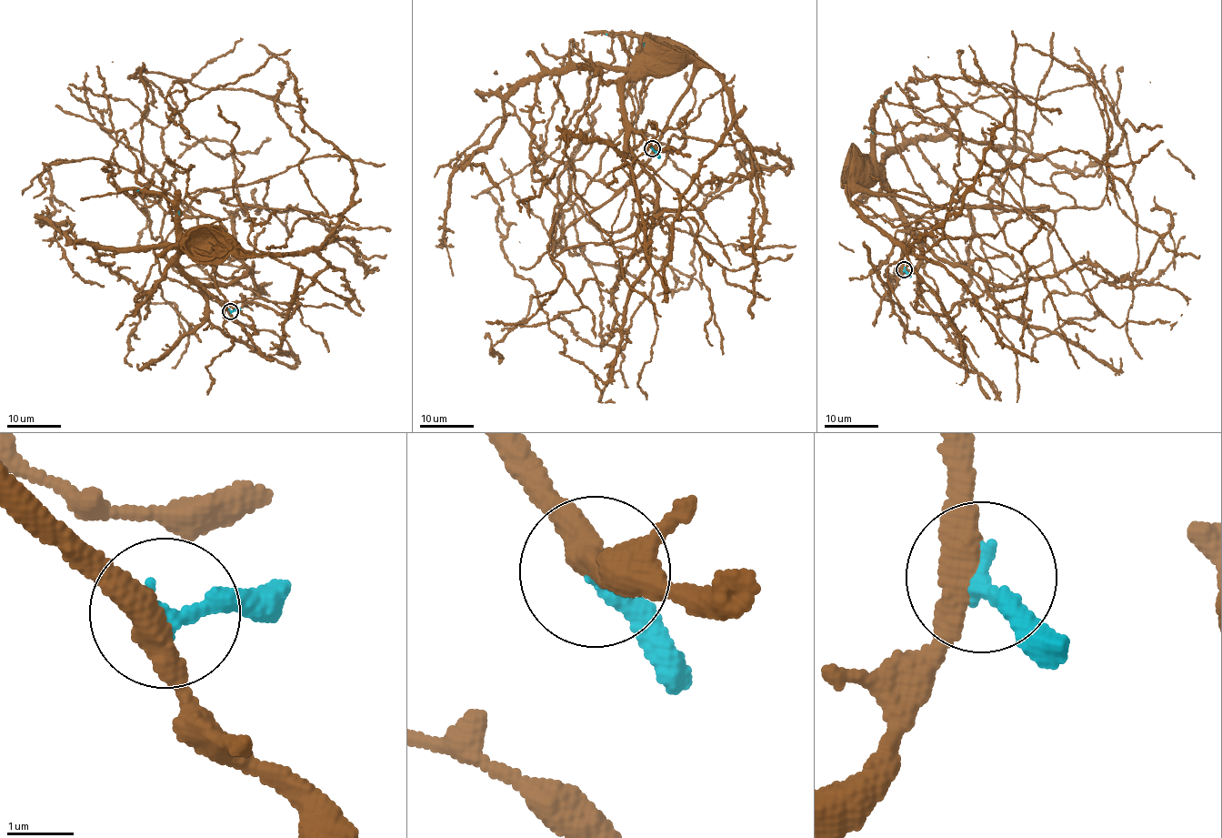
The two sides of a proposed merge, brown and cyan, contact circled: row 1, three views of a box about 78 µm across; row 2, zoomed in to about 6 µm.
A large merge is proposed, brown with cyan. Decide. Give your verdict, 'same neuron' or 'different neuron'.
same neuron

